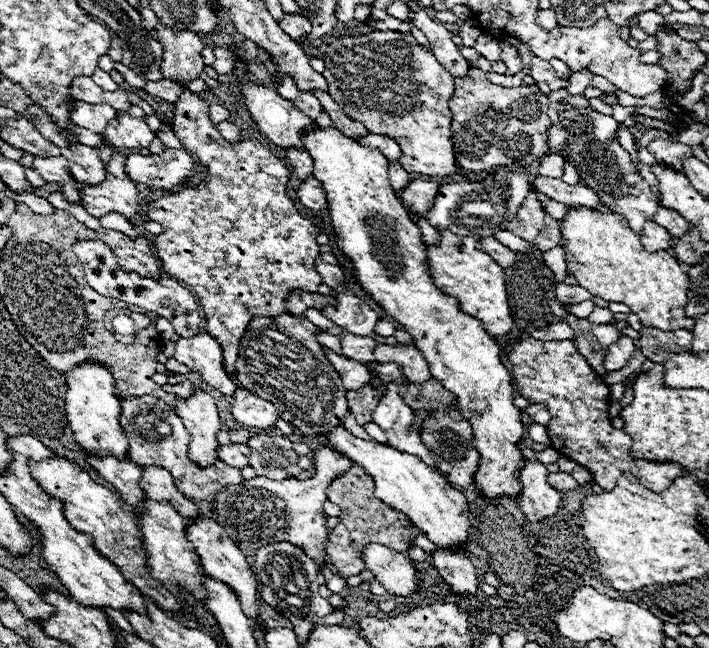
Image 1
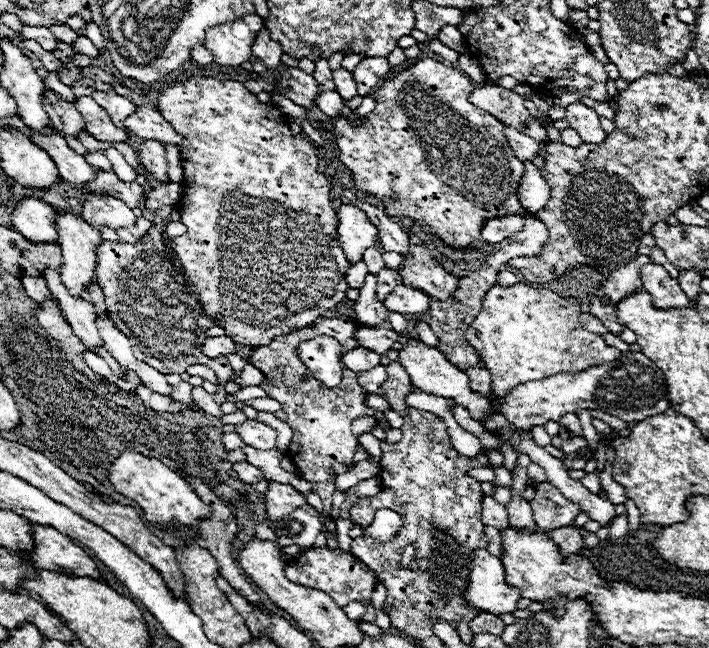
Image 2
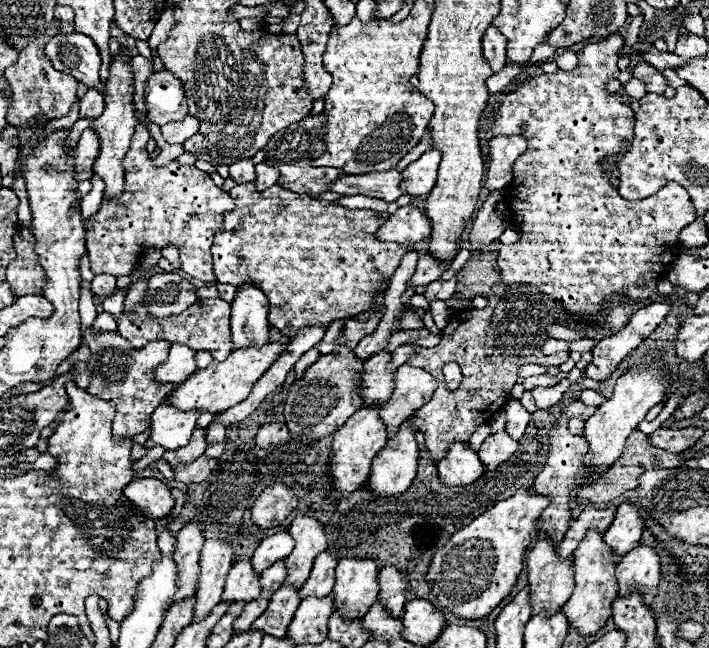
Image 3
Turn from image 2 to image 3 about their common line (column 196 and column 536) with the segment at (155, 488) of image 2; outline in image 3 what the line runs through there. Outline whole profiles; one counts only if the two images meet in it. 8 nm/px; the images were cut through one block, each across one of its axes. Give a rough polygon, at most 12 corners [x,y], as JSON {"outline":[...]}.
{"outline":[[548,498],[498,502],[424,576],[464,620],[512,592]]}

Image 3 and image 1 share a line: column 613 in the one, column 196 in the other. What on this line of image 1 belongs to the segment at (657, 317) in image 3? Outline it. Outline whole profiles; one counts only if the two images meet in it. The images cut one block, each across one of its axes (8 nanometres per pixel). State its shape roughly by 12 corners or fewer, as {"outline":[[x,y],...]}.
{"outline":[[204,332],[176,342],[174,358],[220,394],[234,384],[222,348]]}

